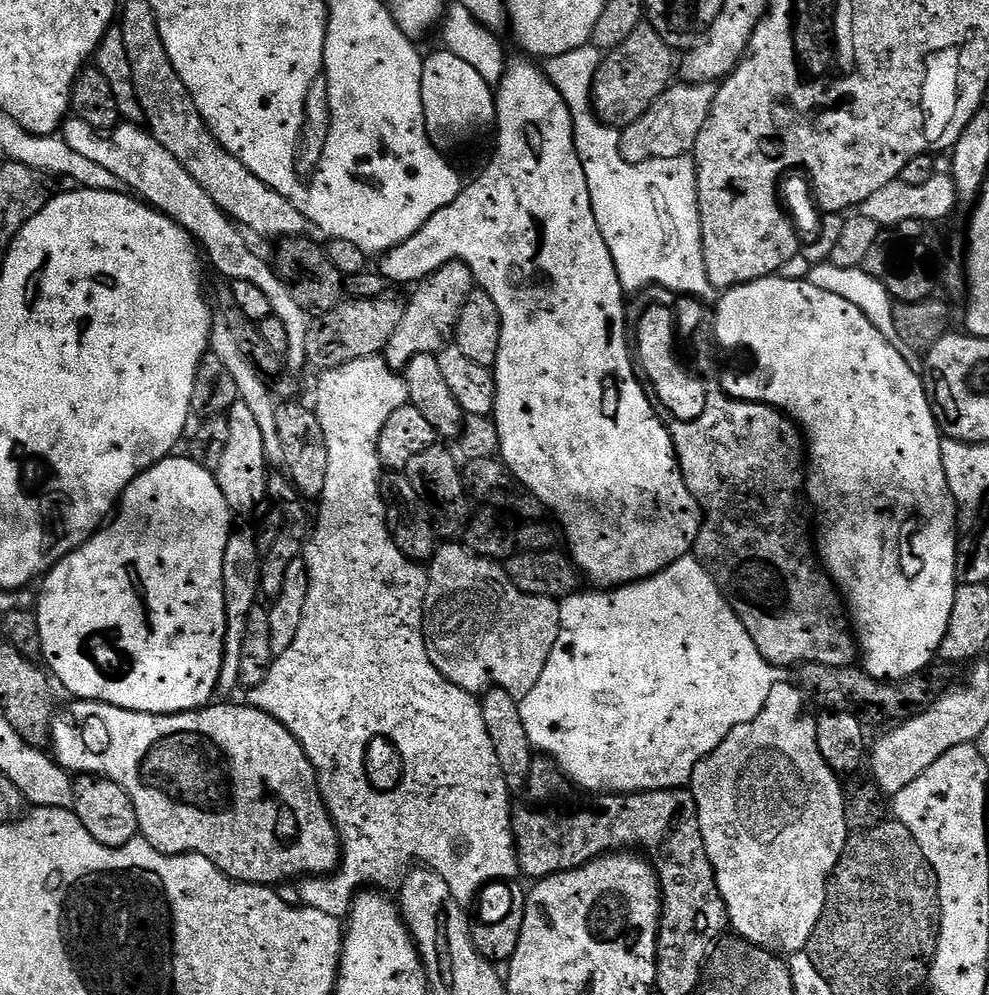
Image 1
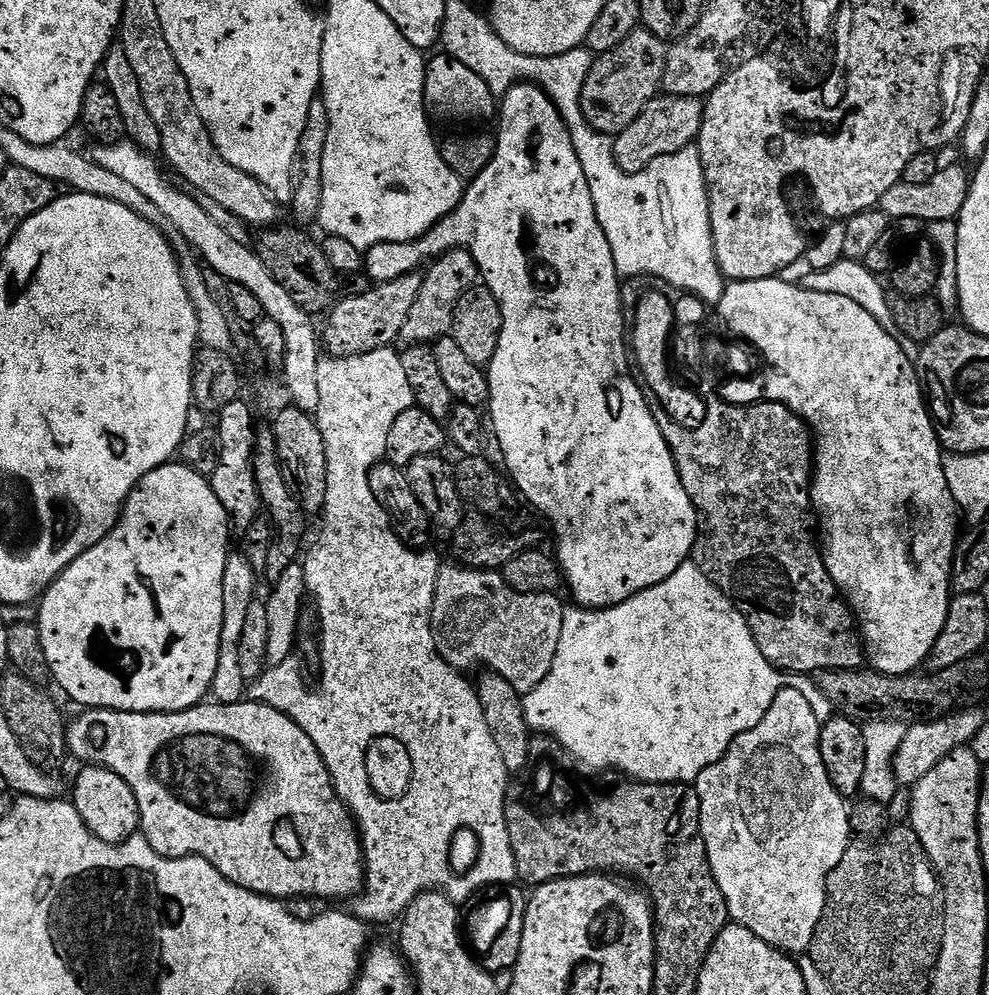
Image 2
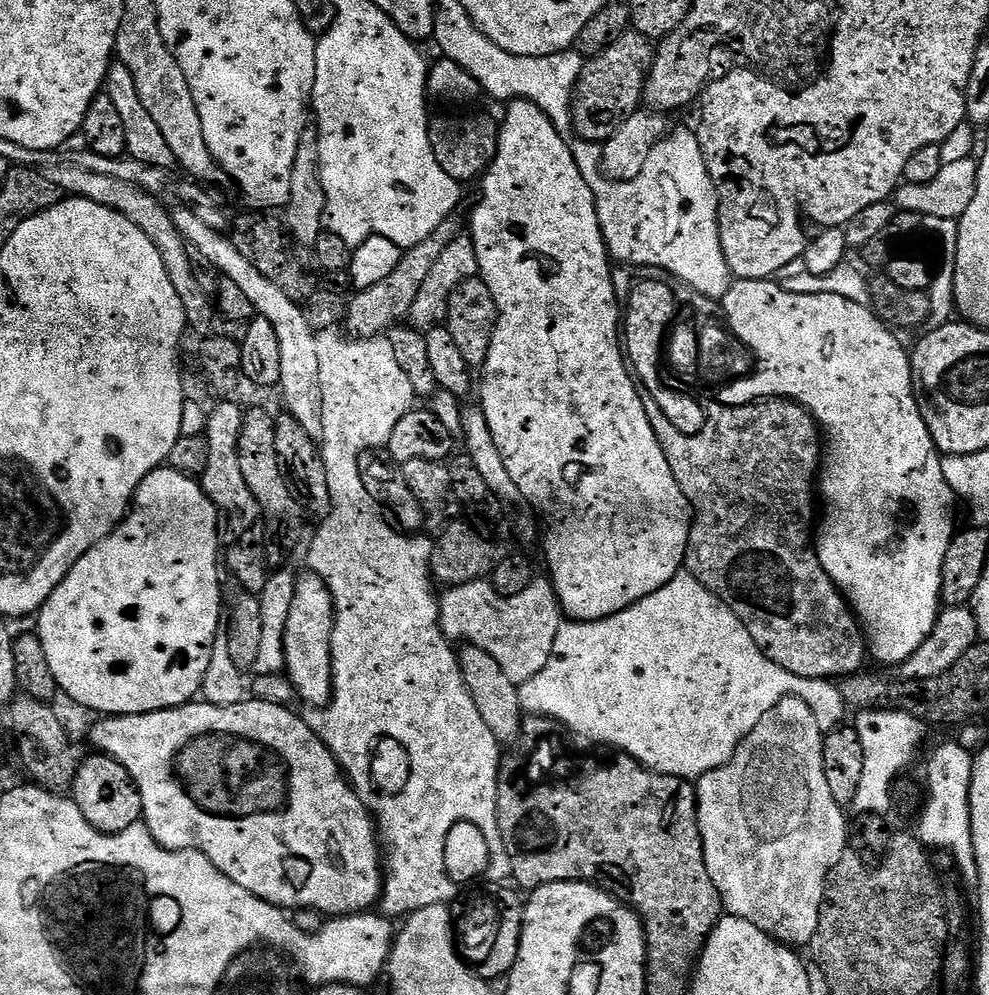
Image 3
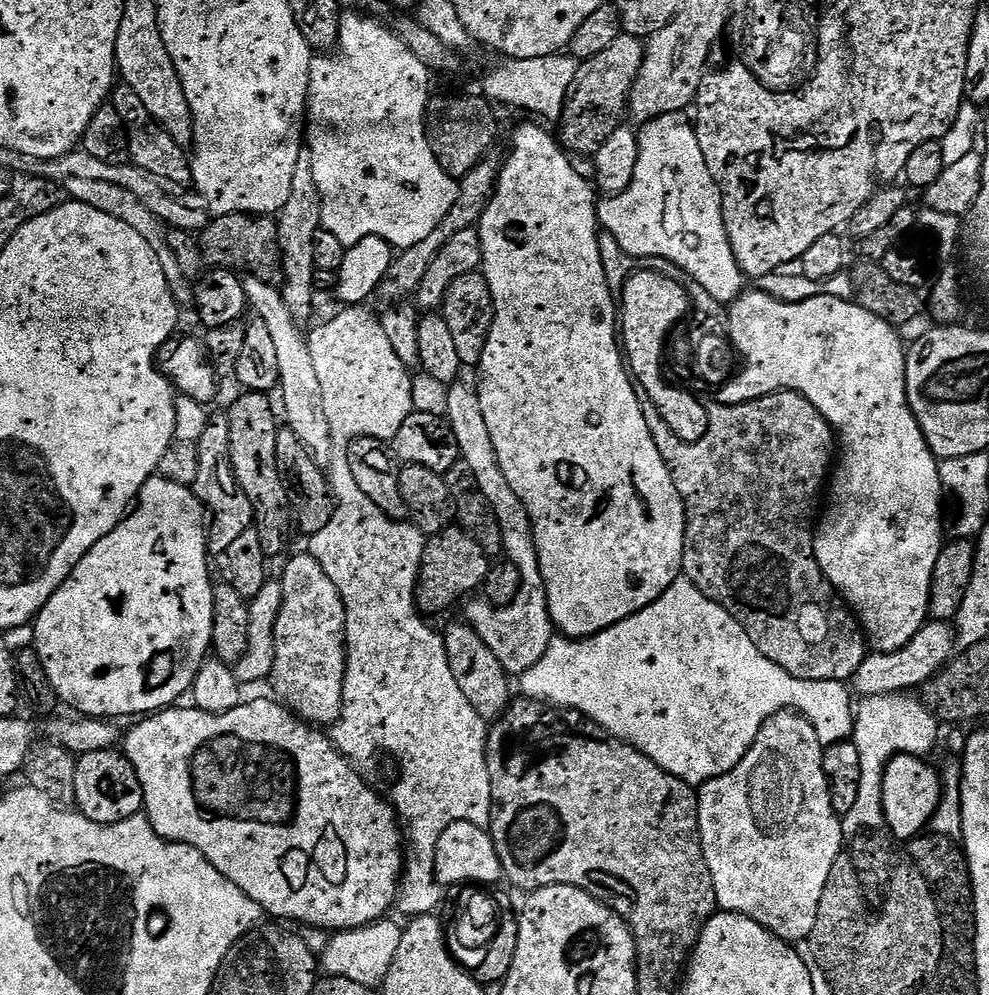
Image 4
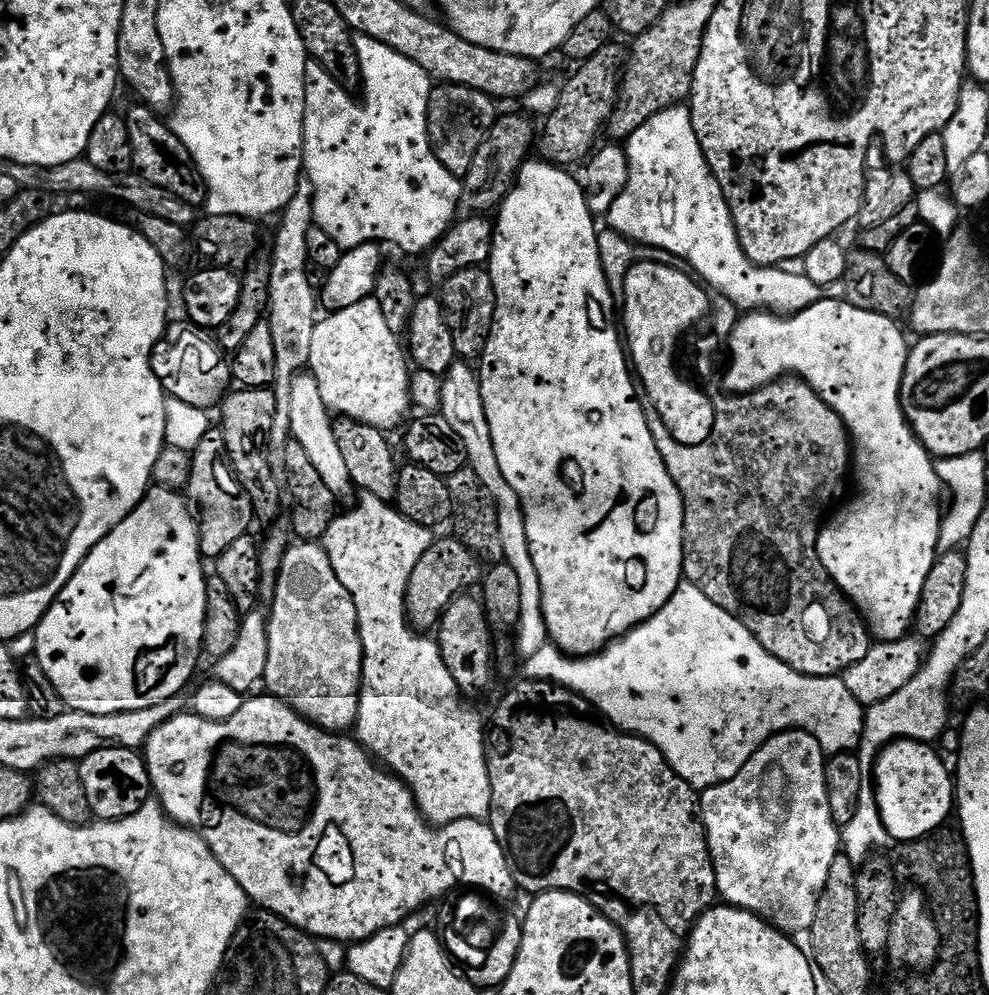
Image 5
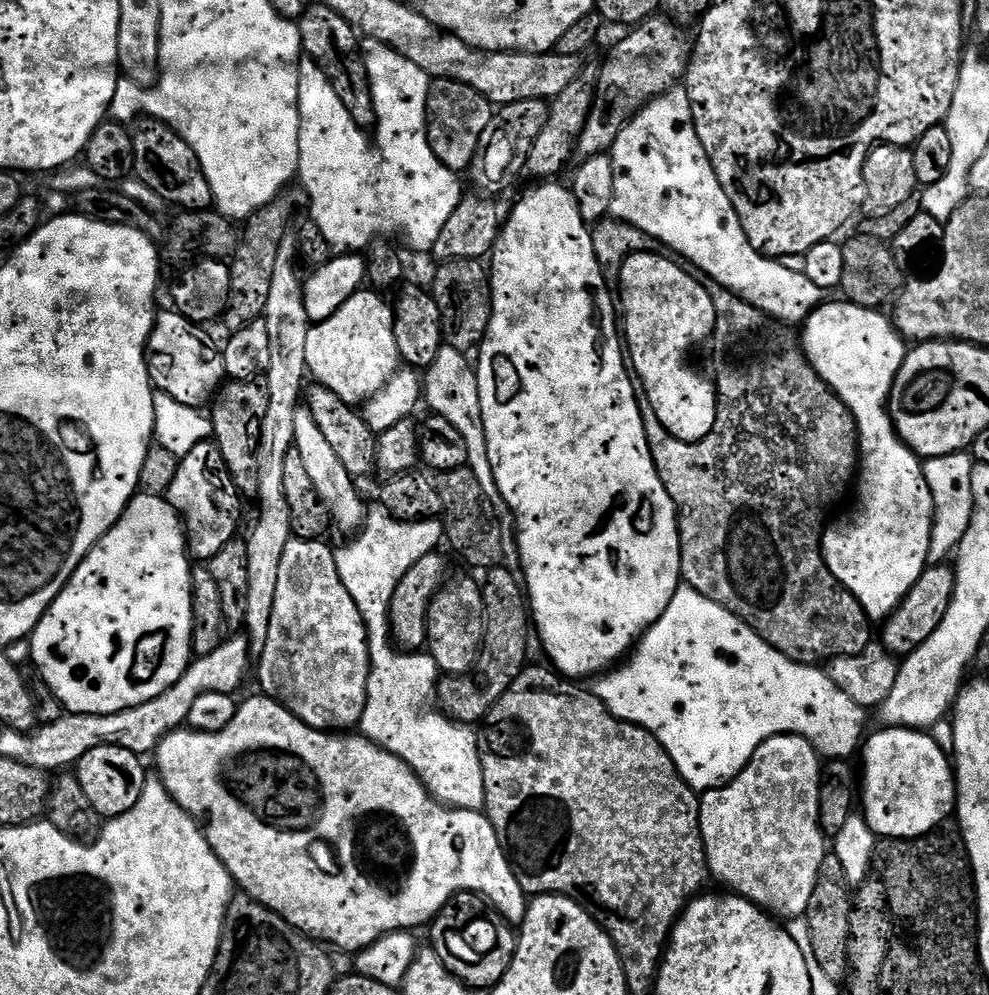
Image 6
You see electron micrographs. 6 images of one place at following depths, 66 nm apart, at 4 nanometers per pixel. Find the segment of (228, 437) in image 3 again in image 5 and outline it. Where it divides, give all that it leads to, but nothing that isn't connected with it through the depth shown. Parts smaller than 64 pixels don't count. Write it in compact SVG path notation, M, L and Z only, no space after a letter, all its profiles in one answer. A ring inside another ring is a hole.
M209 427L202 442L198 442L191 453L192 469L186 496L191 507L198 513L201 557L214 562L222 554L222 550L227 550L236 539L249 535L251 528L248 527L254 524L252 503L236 480L236 473L228 462L224 433L219 427Z

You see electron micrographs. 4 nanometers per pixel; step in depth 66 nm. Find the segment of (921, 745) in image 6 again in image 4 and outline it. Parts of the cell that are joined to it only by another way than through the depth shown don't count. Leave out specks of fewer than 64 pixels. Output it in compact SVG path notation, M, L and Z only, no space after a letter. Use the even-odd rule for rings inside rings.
M895 756L884 771L882 798L884 799L884 823L887 831L897 841L911 841L931 825L932 815L940 801L940 774L919 756Z

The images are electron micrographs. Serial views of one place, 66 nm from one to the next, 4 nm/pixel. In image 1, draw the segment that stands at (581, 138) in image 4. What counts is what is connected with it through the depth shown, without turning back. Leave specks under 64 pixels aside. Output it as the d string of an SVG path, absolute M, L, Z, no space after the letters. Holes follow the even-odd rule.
M645 22L634 30L634 34L622 46L607 53L598 66L598 74L592 87L592 105L596 119L609 128L623 130L629 124L638 122L646 110L674 80L673 45L660 37L660 33Z

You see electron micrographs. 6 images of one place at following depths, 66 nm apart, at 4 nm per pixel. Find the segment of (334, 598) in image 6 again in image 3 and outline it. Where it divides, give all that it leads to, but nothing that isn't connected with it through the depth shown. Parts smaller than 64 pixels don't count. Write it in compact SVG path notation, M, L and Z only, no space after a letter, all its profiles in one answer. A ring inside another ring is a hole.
M311 570L301 571L296 578L294 586L294 602L290 602L290 618L286 618L286 638L284 649L286 650L286 662L284 672L287 680L292 684L292 691L300 696L312 708L322 708L332 699L332 651L330 650L330 638L332 637L332 601L319 576Z

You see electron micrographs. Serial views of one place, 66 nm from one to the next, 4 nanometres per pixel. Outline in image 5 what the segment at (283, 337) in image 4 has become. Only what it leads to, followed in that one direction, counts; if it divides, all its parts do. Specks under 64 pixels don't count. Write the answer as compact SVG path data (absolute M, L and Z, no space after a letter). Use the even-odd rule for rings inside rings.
M301 374L294 378L290 386L290 426L292 427L292 439L306 450L310 462L314 462L322 482L330 486L330 490L338 498L344 498L354 492L354 485L346 470L346 462L342 459L342 453L338 447L338 438L334 438L333 413L328 411L326 402L322 402L322 393L318 390L318 382L310 374Z

